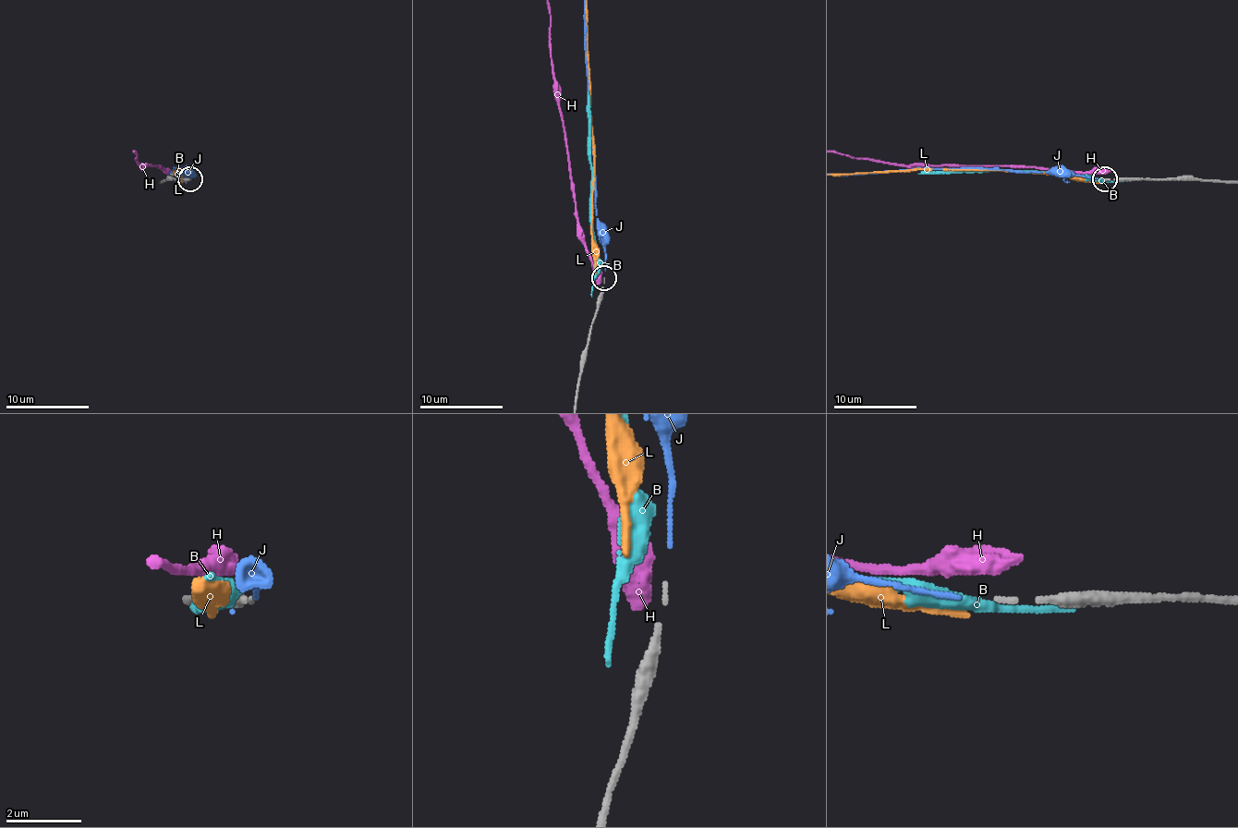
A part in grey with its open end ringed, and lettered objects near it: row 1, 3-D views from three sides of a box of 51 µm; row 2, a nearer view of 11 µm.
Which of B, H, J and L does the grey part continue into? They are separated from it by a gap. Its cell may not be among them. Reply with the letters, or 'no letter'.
J

